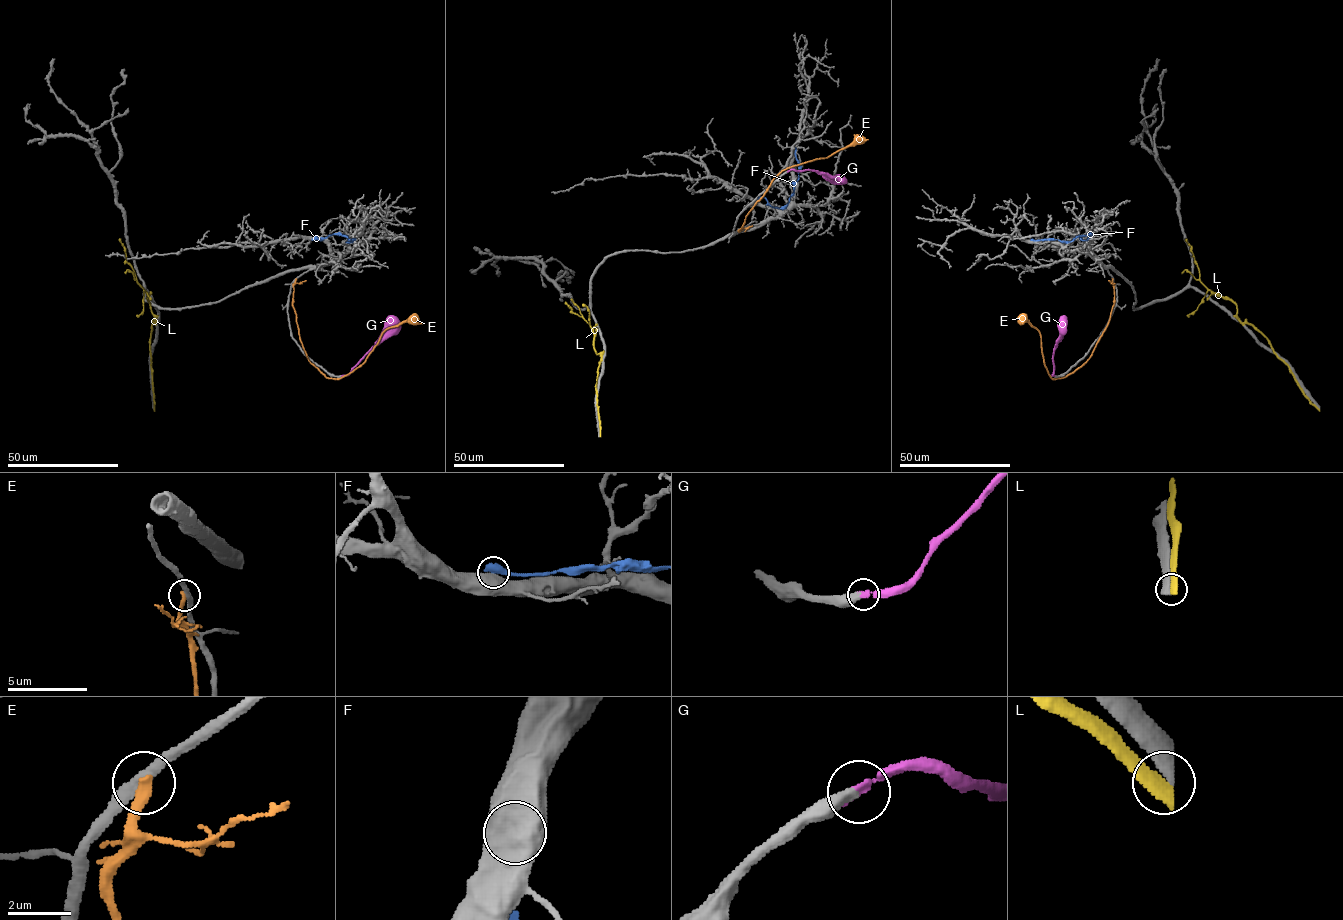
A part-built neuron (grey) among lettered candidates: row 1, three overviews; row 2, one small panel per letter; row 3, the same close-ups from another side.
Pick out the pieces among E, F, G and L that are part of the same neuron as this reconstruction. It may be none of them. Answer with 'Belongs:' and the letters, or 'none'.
Belongs: G

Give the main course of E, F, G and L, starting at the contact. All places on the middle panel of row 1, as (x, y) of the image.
E: (742, 229), (738, 230), (748, 213), (783, 170), (827, 157), (868, 139)
F: (795, 149), (798, 180), (789, 202), (778, 208), (772, 207), (763, 197), (758, 199)
G: (788, 171), (817, 170), (840, 181)
L: (600, 436), (596, 387), (601, 355), (594, 348), (593, 329), (565, 303)

